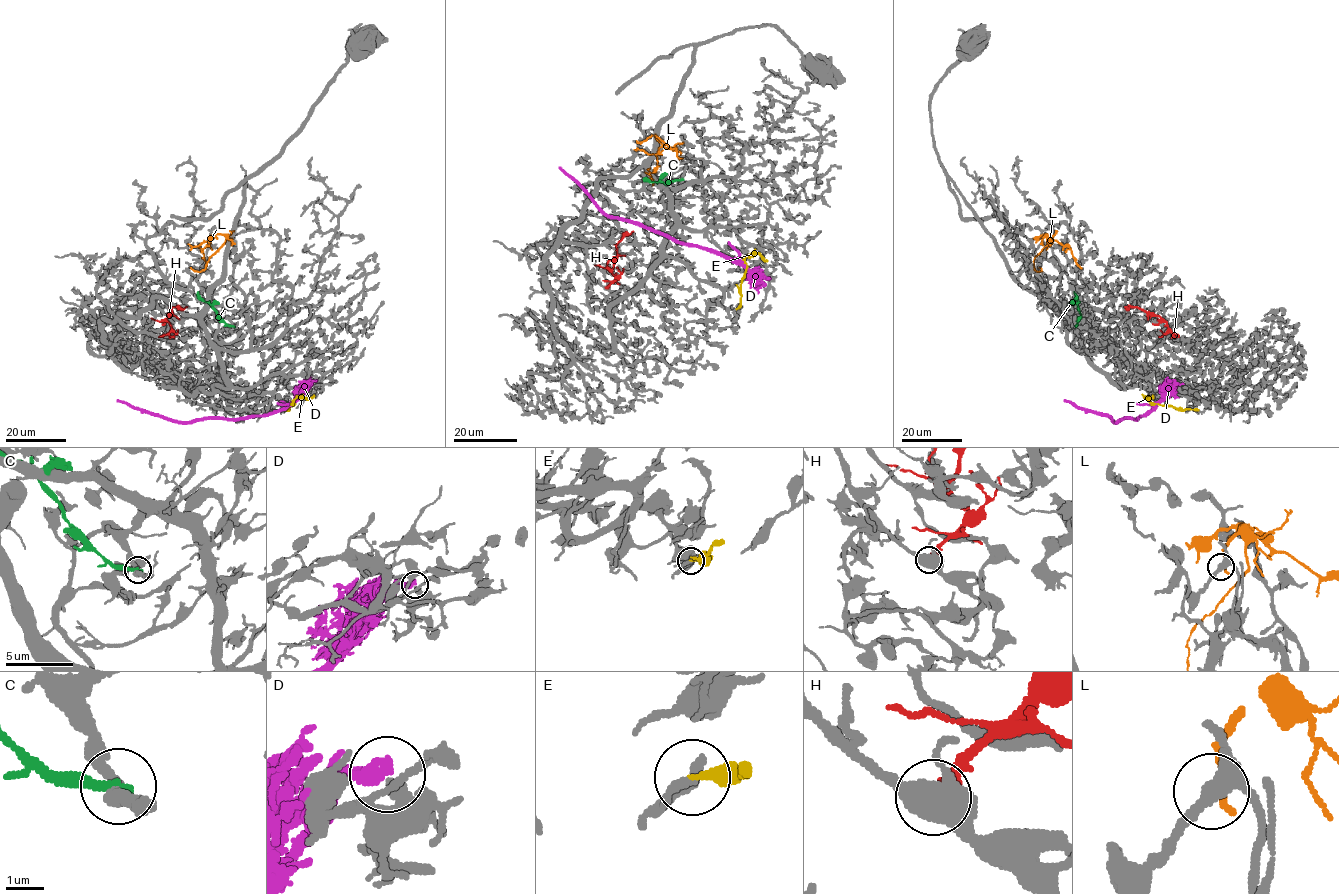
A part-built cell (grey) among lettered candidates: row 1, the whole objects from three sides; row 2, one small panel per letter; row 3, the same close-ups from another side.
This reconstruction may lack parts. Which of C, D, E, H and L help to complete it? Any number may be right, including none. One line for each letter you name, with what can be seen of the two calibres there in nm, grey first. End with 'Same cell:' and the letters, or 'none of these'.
Same cell: none of these

